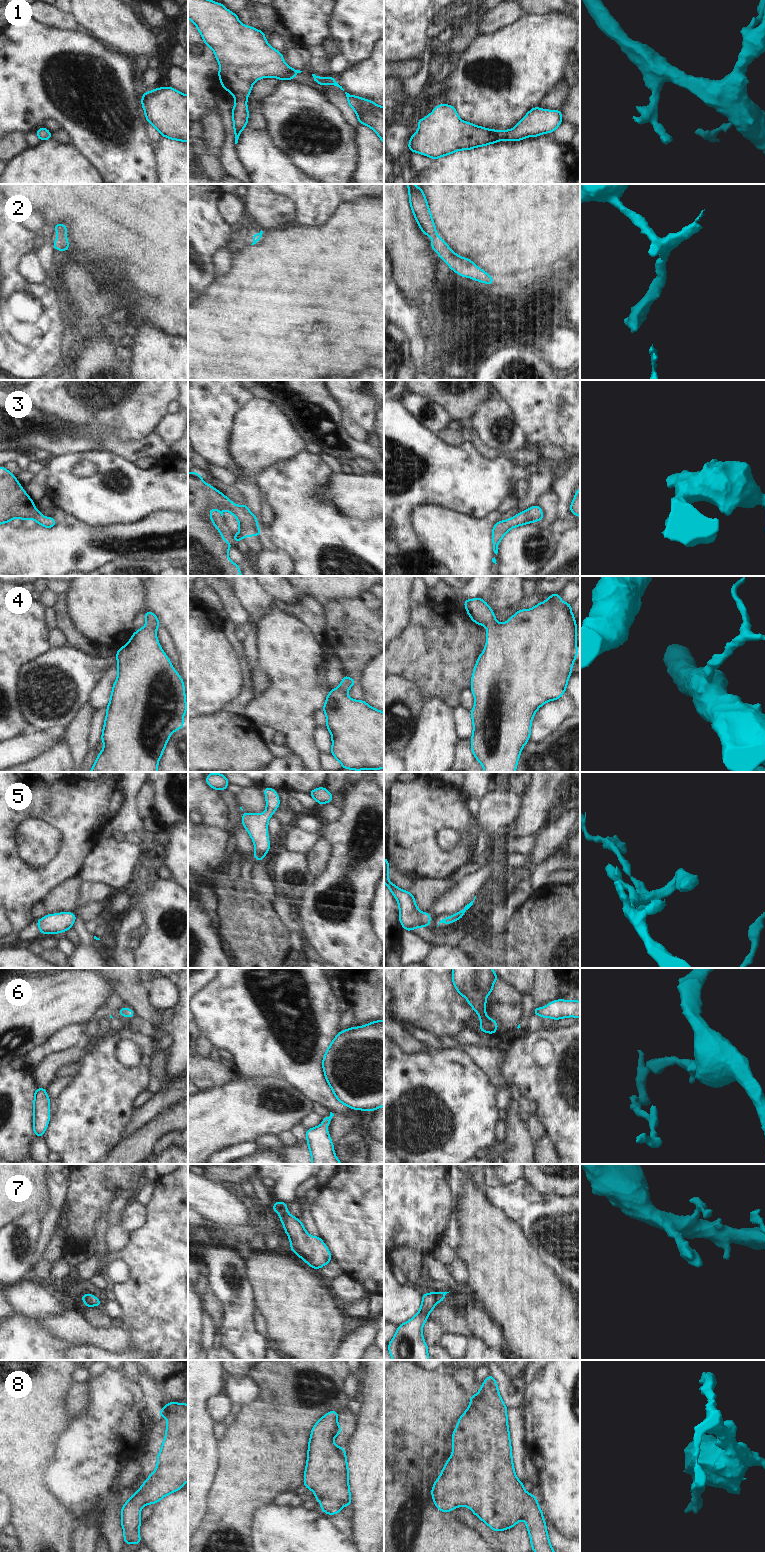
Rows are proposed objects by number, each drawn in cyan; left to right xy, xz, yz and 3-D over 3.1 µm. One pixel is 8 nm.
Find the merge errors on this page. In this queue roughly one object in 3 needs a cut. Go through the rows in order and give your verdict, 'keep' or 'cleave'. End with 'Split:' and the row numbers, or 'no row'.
1: keep
2: keep
3: keep
4: keep
5: keep
6: keep
7: keep
8: keep
Split: no row

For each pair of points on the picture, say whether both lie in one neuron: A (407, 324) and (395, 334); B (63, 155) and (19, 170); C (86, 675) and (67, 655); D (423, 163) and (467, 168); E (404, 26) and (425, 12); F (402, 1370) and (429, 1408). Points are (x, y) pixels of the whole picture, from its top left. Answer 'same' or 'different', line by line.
A: different
B: same
C: same
D: different
E: same
F: same

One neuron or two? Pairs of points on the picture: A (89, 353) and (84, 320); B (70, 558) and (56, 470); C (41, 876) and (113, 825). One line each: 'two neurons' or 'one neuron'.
A: one neuron
B: two neurons
C: two neurons

